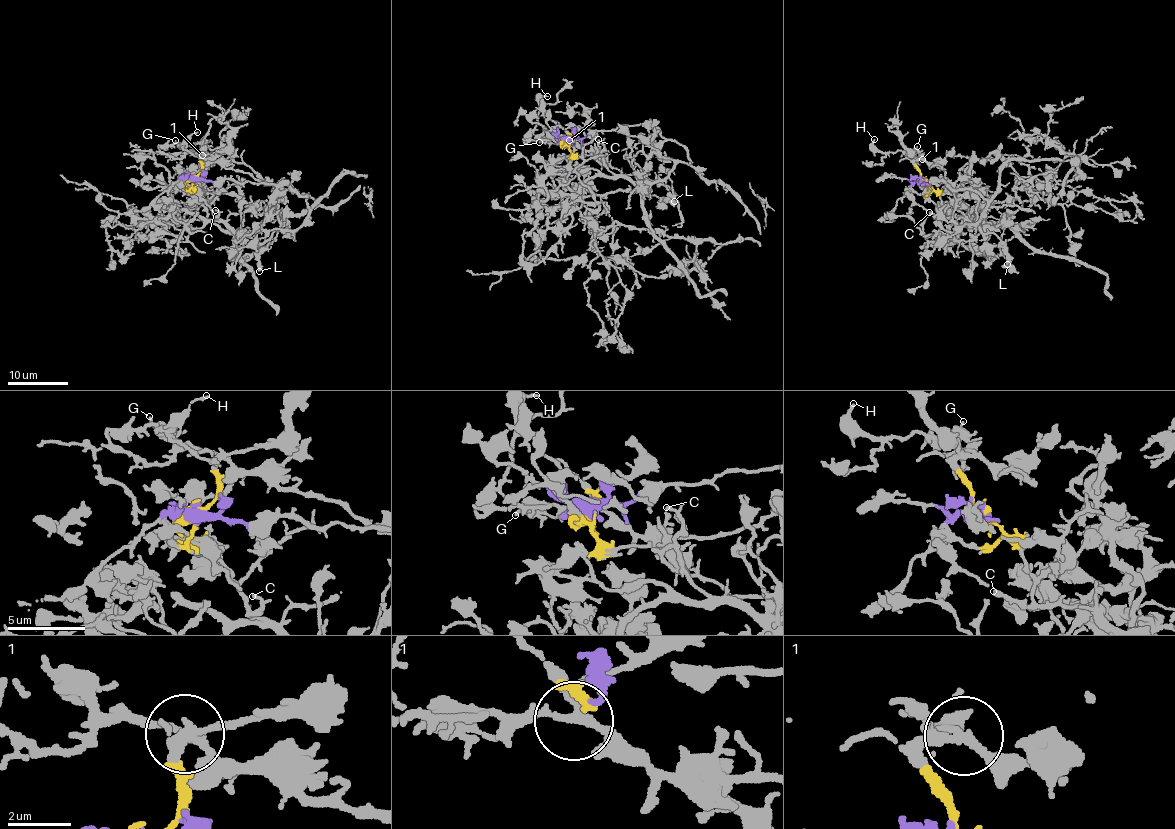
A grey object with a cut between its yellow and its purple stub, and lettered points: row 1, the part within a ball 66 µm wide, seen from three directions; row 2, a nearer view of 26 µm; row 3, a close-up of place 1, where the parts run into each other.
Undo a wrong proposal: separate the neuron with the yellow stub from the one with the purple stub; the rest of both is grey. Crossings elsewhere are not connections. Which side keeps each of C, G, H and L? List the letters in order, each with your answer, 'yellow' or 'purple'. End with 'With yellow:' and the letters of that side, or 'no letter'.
C: yellow
G: purple
H: purple
L: purple
With yellow: C

